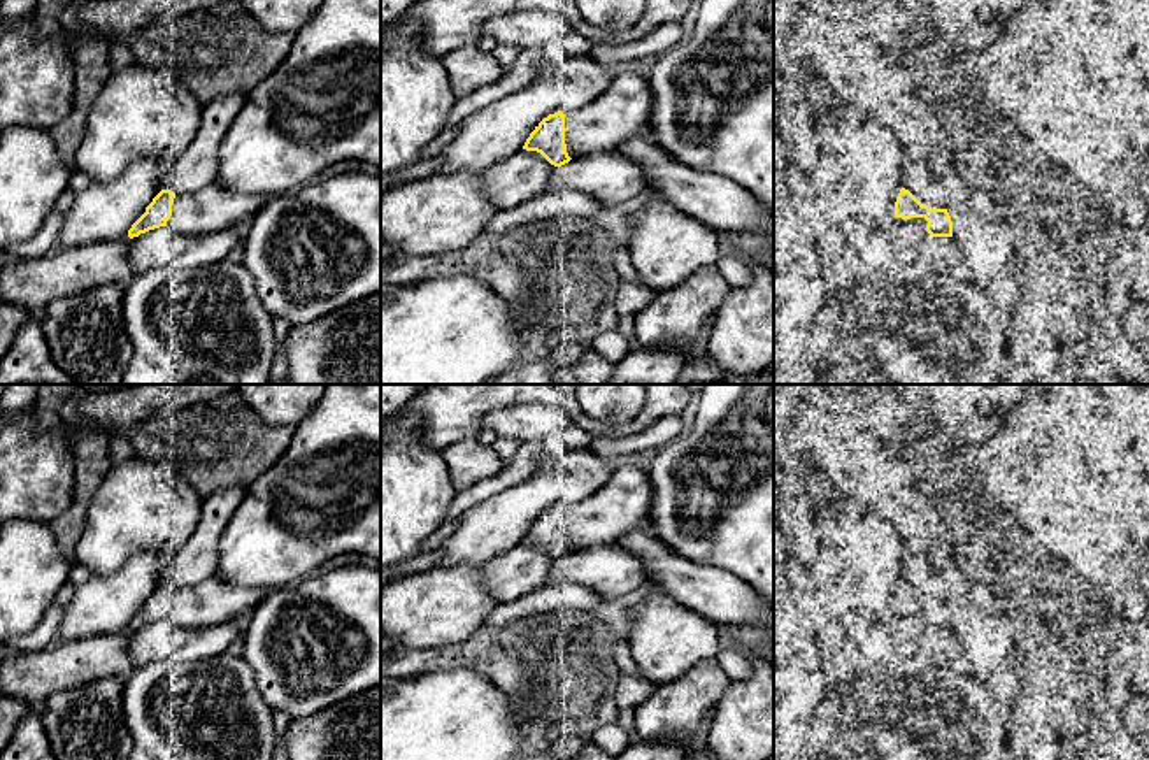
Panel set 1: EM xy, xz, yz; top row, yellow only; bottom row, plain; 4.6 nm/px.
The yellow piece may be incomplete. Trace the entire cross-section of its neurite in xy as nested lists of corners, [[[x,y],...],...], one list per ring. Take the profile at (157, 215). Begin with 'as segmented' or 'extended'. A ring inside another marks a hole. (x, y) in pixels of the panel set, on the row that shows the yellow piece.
extended | [[[216,181],[195,193],[175,195],[161,190],[132,225],[128,237],[160,226],[182,235],[221,232],[247,223],[270,198],[270,195],[232,191]]]

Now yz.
extended | [[[905,188],[896,197],[893,223],[898,228],[928,232],[931,237],[953,237],[953,221],[947,209],[923,205]]]

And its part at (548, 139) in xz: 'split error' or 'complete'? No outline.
split error

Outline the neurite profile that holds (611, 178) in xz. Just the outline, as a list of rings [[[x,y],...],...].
[[[610,147],[558,167],[547,191],[558,190],[577,190],[614,207],[646,191],[647,184],[640,165]]]

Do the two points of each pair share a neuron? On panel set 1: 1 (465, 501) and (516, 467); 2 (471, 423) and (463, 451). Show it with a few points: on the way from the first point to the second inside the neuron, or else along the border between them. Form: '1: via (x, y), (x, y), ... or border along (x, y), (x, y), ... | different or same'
1: via (478, 494), (504, 478) | same
2: border along (476, 436), (456, 439), (442, 451) | different

